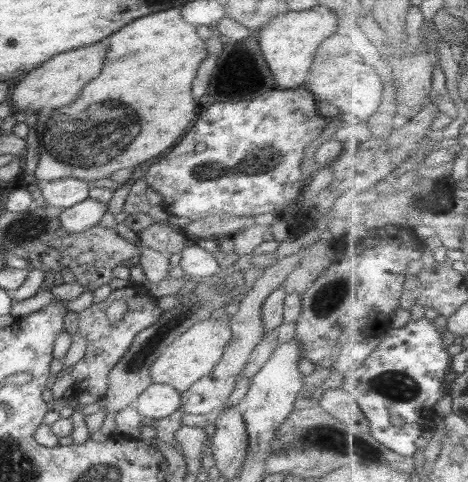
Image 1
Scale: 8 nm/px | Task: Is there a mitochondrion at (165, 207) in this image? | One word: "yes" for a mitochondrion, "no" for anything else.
no

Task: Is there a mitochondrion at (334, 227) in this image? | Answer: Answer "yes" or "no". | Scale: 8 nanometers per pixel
no

